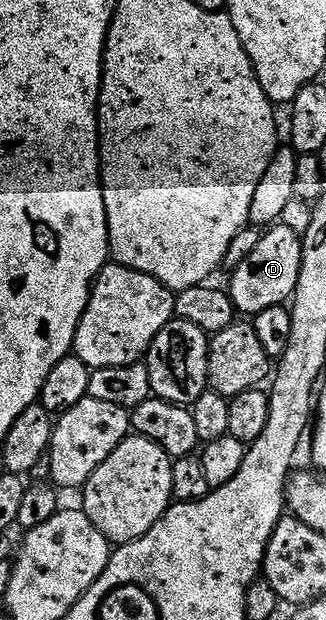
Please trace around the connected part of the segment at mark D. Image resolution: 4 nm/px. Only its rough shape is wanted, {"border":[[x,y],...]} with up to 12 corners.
{"border":[[283,223],[230,273],[241,314],[291,302],[301,234]]}

